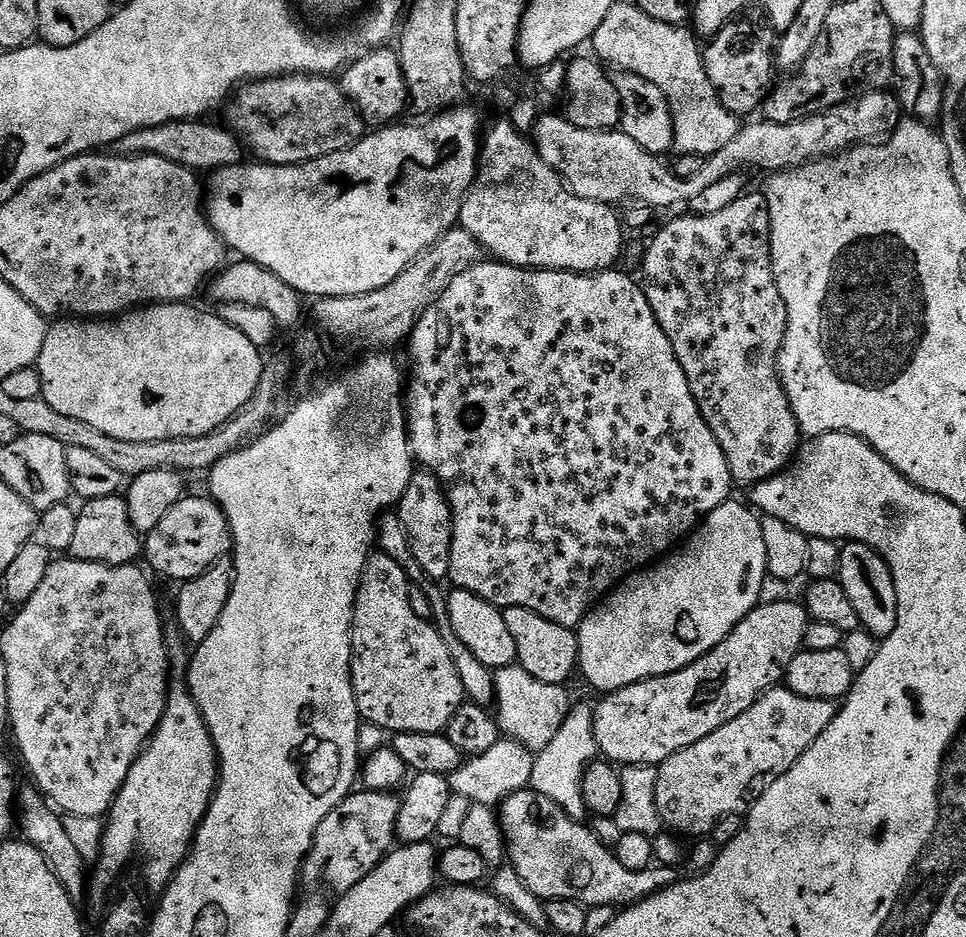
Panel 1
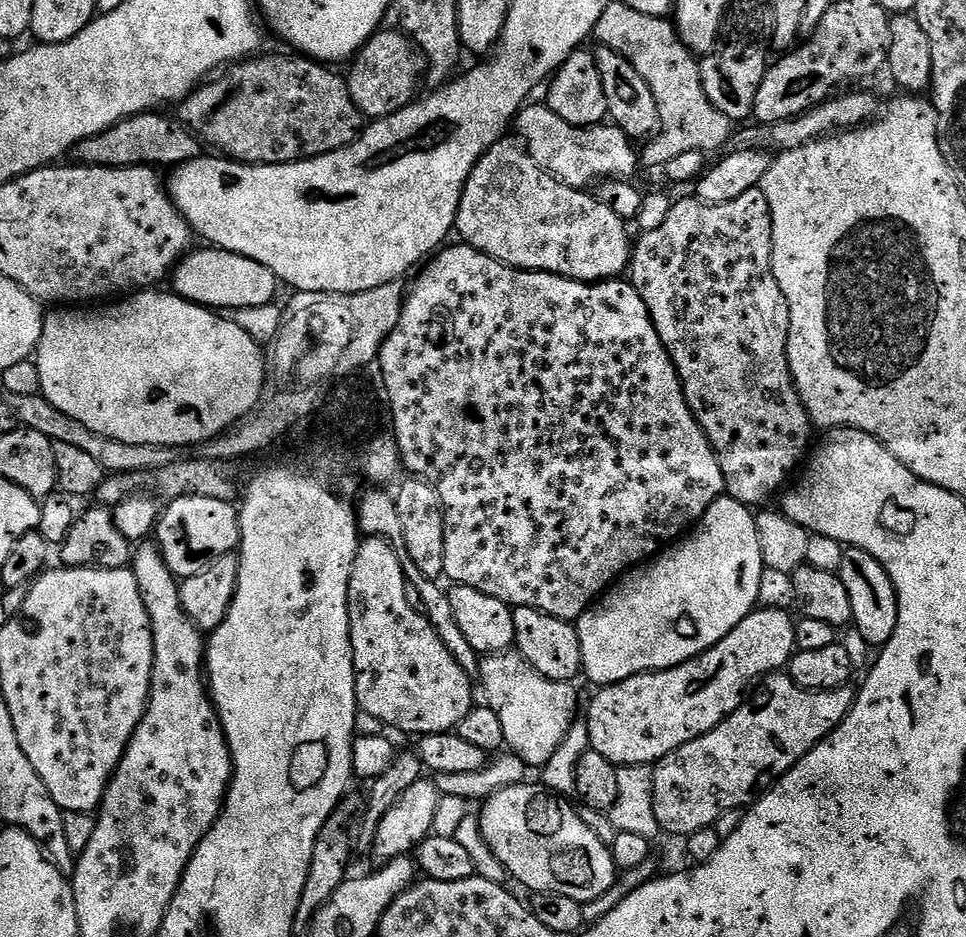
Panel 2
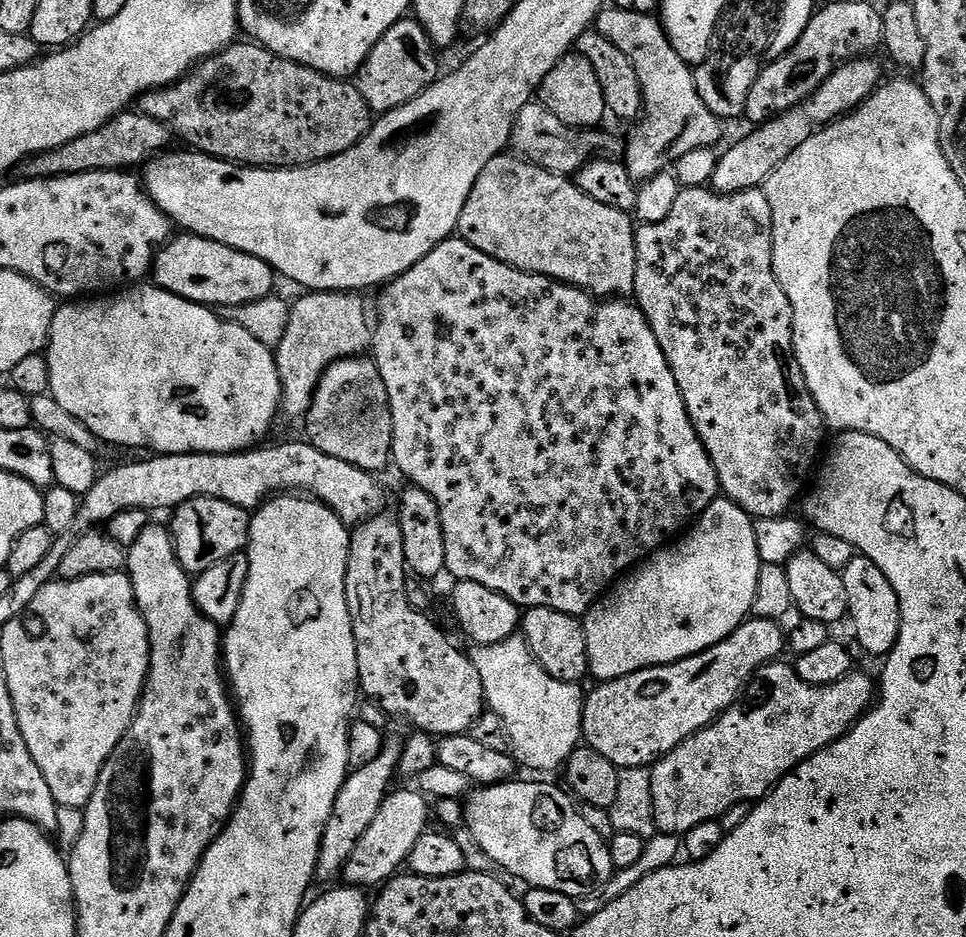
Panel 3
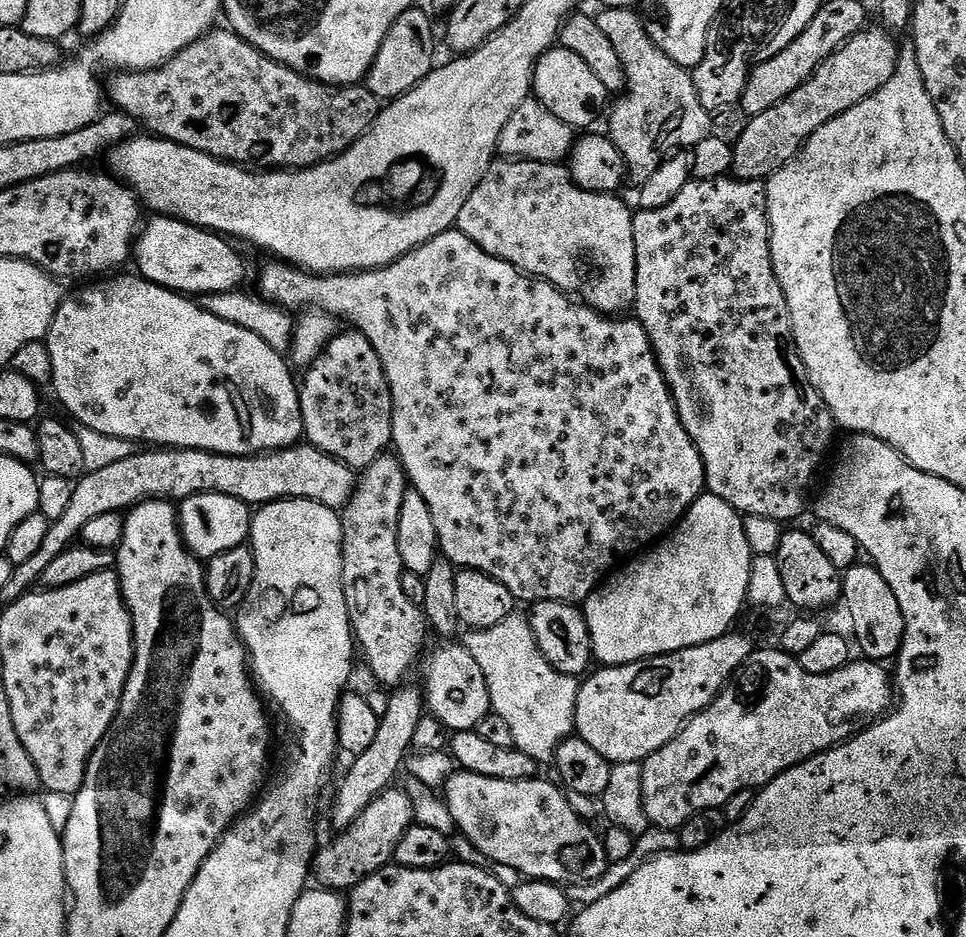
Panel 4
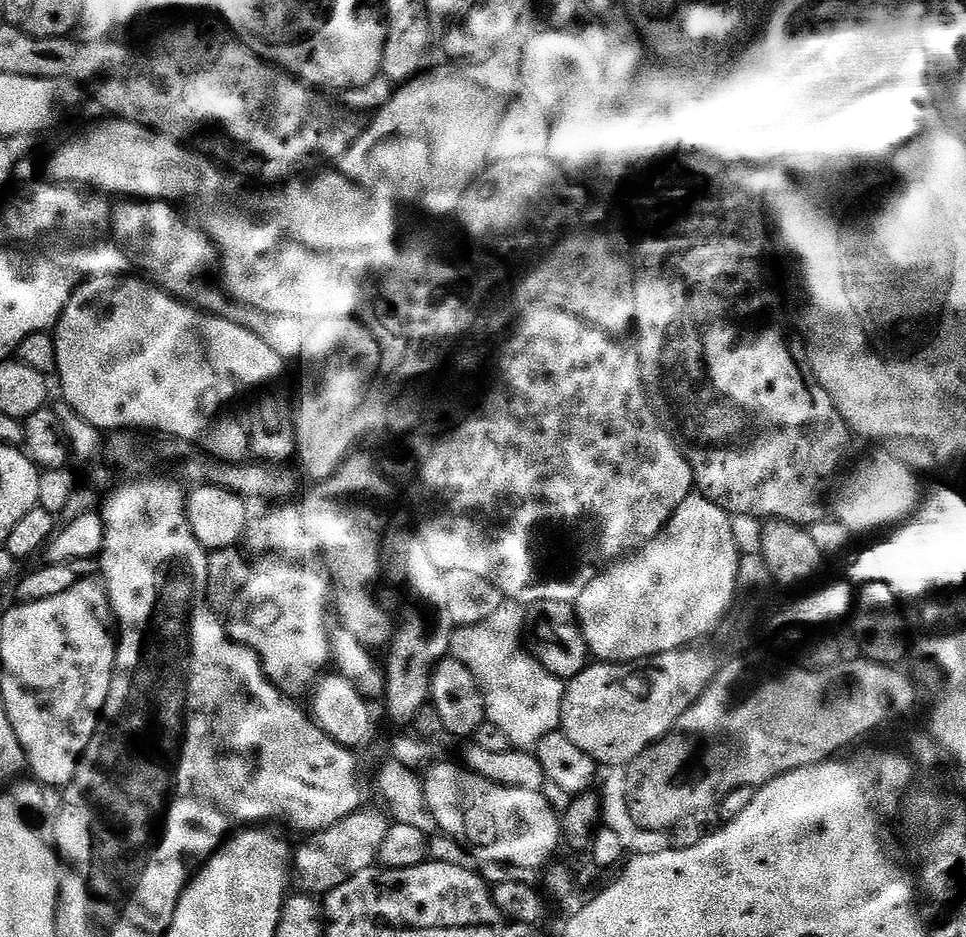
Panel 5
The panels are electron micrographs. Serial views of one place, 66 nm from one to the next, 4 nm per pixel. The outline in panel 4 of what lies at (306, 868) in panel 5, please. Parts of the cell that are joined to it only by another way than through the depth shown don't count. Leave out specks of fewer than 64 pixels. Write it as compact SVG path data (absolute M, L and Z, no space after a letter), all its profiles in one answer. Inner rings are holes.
M393 786L383 792L349 828L339 833L337 840L332 840L328 845L321 847L314 857L314 880L319 887L333 892L343 893L350 890L358 882L362 882L370 874L387 868L393 863L398 842L402 842L402 834L413 827L413 810L411 798L407 791L398 790Z

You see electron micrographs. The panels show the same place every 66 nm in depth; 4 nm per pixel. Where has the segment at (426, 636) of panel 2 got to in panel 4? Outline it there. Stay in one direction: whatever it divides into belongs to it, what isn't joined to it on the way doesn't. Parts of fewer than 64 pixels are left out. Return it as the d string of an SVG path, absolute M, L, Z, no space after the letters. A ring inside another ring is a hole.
M395 455L380 456L369 468L359 473L356 488L348 505L342 510L344 541L342 542L342 558L344 559L344 593L348 617L352 623L352 635L358 645L358 652L364 655L372 676L377 685L400 686L408 676L408 667L420 656L420 635L426 632L426 617L419 607L407 601L402 592L404 563L402 554L398 554L398 518L402 510L402 498L410 491L404 467ZM459 643L440 648L429 658L422 691L426 697L427 711L452 734L475 730L482 718L492 712L486 674L482 674L482 666L478 666L478 662L474 662L471 654Z

